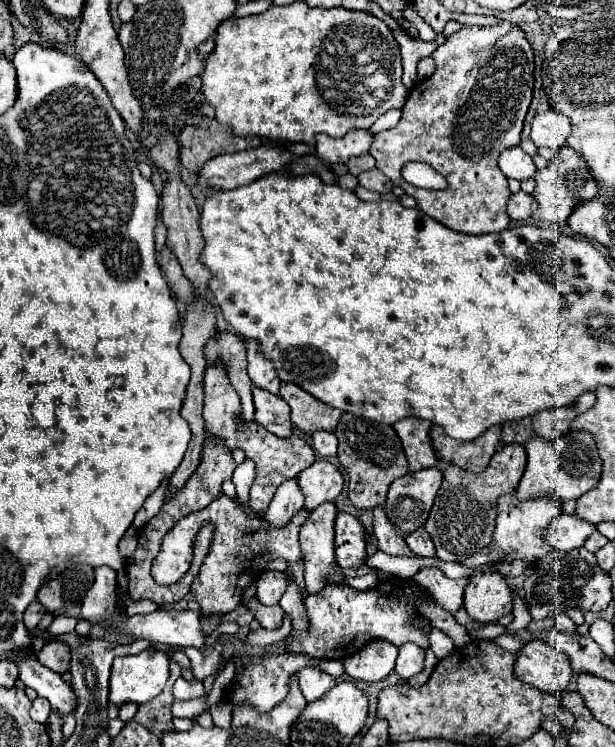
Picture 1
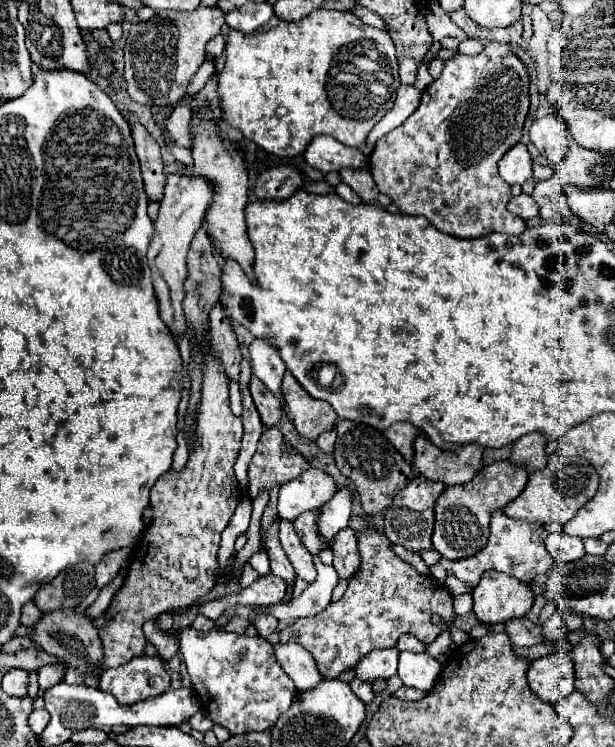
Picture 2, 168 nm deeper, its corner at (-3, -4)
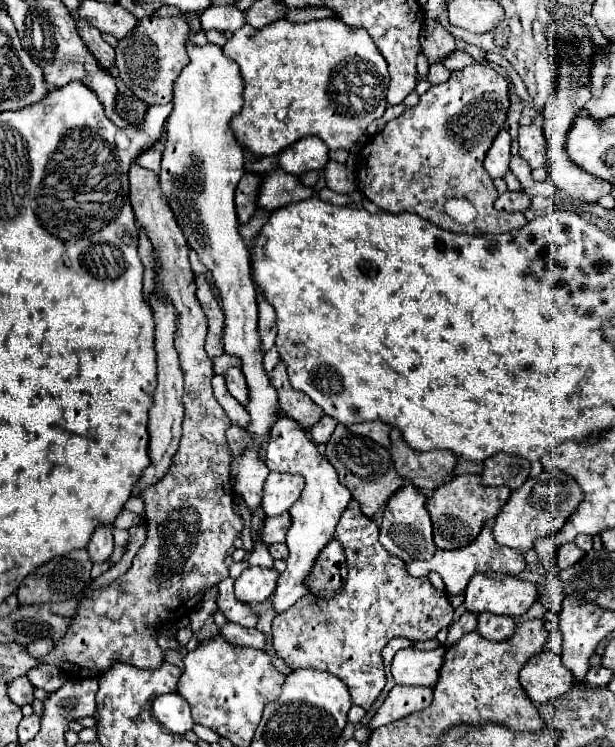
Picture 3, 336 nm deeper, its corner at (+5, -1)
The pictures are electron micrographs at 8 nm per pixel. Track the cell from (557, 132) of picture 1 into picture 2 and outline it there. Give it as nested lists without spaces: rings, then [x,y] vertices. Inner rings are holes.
[[[548,114],[532,122],[530,140],[556,166],[568,150],[568,128],[556,114]]]

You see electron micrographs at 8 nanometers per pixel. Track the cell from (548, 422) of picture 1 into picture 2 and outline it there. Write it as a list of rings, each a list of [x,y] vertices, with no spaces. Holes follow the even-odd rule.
[[[526,434],[524,438],[514,442],[510,462],[518,464],[518,466],[524,464],[530,472],[544,468],[548,462],[546,444],[548,442],[544,442],[544,434]]]

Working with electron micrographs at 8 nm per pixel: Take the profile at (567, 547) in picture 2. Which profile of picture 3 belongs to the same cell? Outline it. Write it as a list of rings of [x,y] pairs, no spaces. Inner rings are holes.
[[[566,543],[566,545],[562,545],[560,549],[558,549],[558,567],[560,569],[568,569],[568,567],[572,567],[574,563],[578,563],[578,559],[584,555],[584,551],[580,551],[574,543]]]

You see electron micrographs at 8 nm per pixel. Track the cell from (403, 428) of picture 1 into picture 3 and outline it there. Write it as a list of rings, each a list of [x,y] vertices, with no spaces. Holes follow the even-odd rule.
[[[370,421],[370,423],[356,423],[356,425],[348,425],[350,431],[354,433],[360,433],[364,437],[370,437],[372,441],[380,443],[382,447],[388,447],[390,445],[390,439],[388,439],[388,433],[390,433],[390,427],[386,423],[380,423],[380,421]]]

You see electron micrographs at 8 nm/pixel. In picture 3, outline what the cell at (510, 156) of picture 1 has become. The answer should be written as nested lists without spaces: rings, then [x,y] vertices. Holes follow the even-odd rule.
[[[500,129],[500,135],[494,139],[484,159],[484,169],[492,179],[496,179],[504,177],[504,173],[508,171],[508,163],[510,163],[510,133],[506,129]]]

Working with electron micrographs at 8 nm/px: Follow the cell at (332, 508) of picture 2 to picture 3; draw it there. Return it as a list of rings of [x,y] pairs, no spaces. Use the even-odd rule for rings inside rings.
[[[280,417],[274,423],[274,427],[270,431],[270,443],[266,447],[266,465],[270,471],[302,475],[306,481],[300,499],[288,509],[292,525],[286,533],[286,547],[288,547],[290,555],[286,559],[286,569],[280,573],[280,577],[276,581],[276,591],[270,597],[272,609],[278,615],[278,613],[284,613],[286,609],[290,609],[300,597],[304,597],[308,593],[306,577],[310,575],[310,571],[314,567],[316,555],[332,539],[334,529],[338,525],[338,519],[344,513],[352,495],[338,481],[338,473],[320,455],[318,447],[306,437],[306,433],[300,429],[300,425],[290,417]]]

